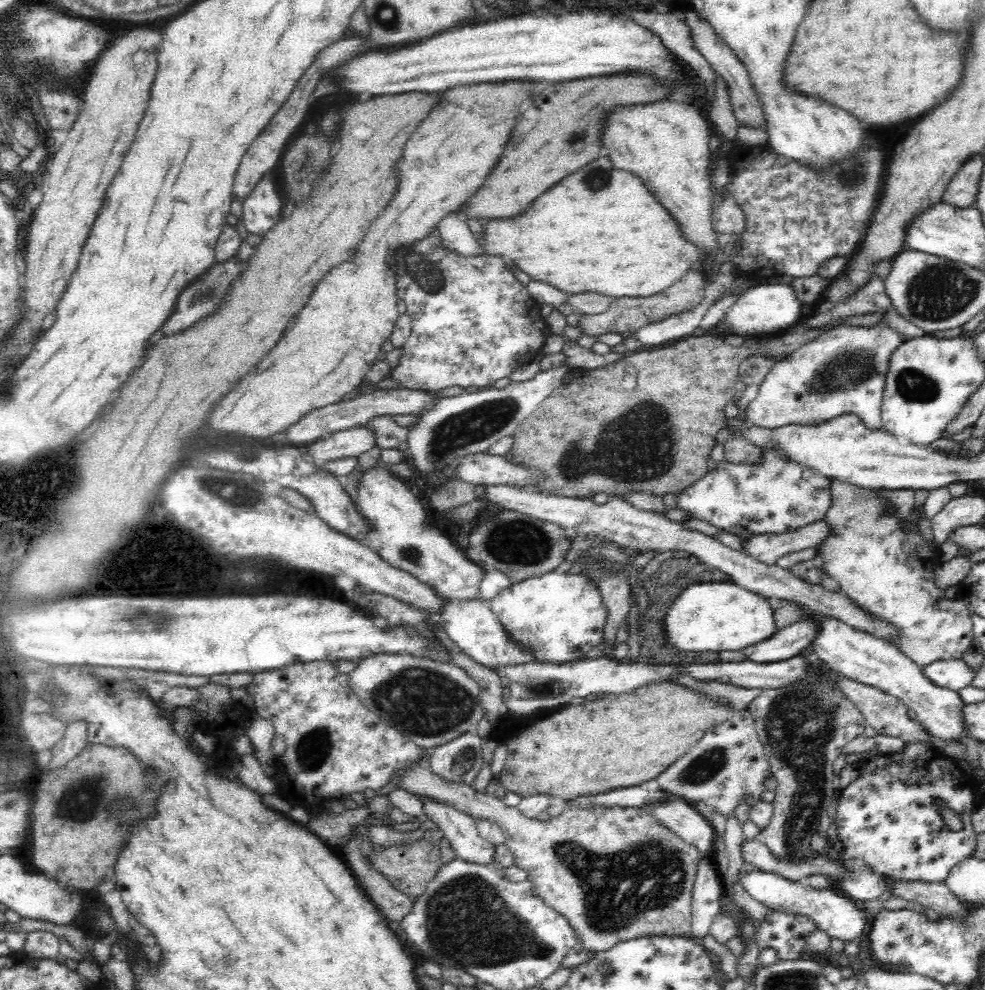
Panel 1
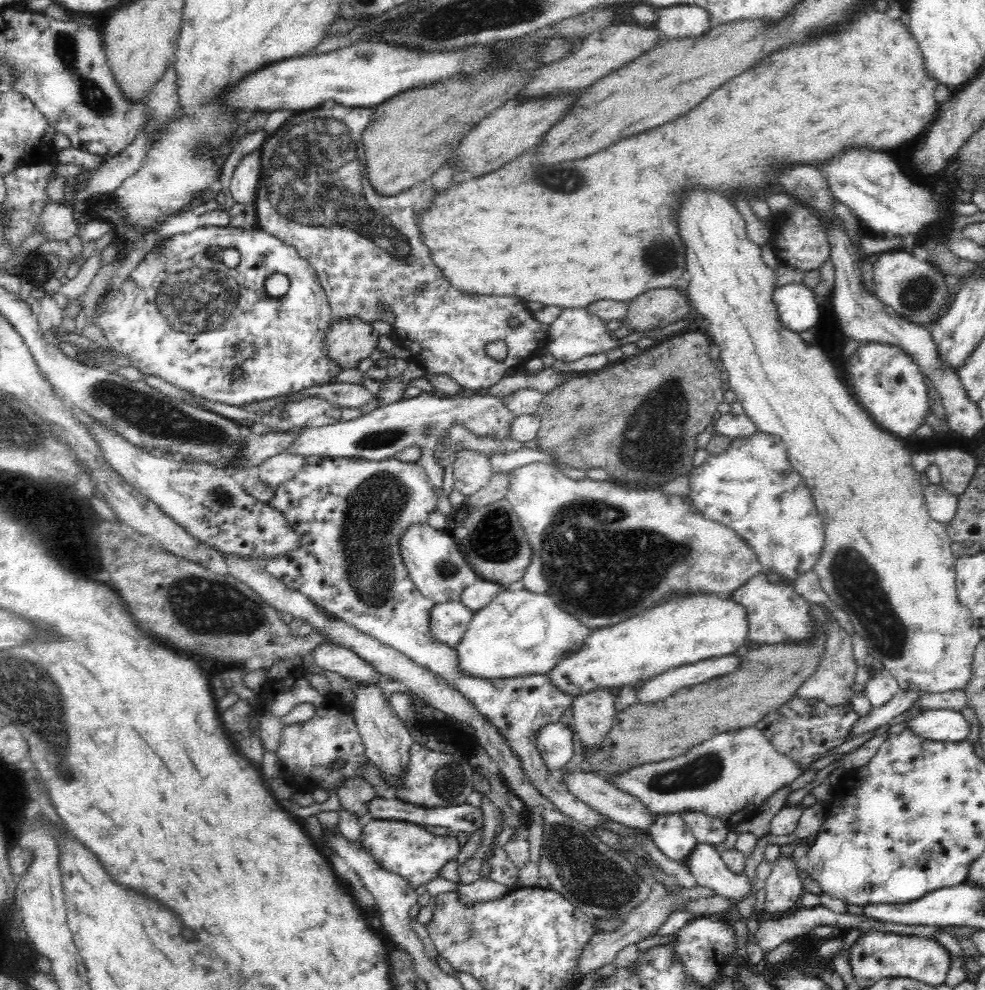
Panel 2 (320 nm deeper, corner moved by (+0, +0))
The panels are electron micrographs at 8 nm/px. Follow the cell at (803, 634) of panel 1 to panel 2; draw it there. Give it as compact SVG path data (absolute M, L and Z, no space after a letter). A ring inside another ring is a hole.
M728 655L668 669L664 673L642 682L640 688L636 690L636 696L640 703L652 705L675 695L683 688L726 675L728 672L732 672L734 666L737 665L736 656Z

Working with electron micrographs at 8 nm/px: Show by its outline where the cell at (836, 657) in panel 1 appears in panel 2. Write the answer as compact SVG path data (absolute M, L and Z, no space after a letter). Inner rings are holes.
M764 572L746 580L742 586L734 588L727 597L746 609L748 633L746 639L758 644L782 642L802 642L812 638L817 632L809 611L811 602L804 600L792 586L771 583Z

